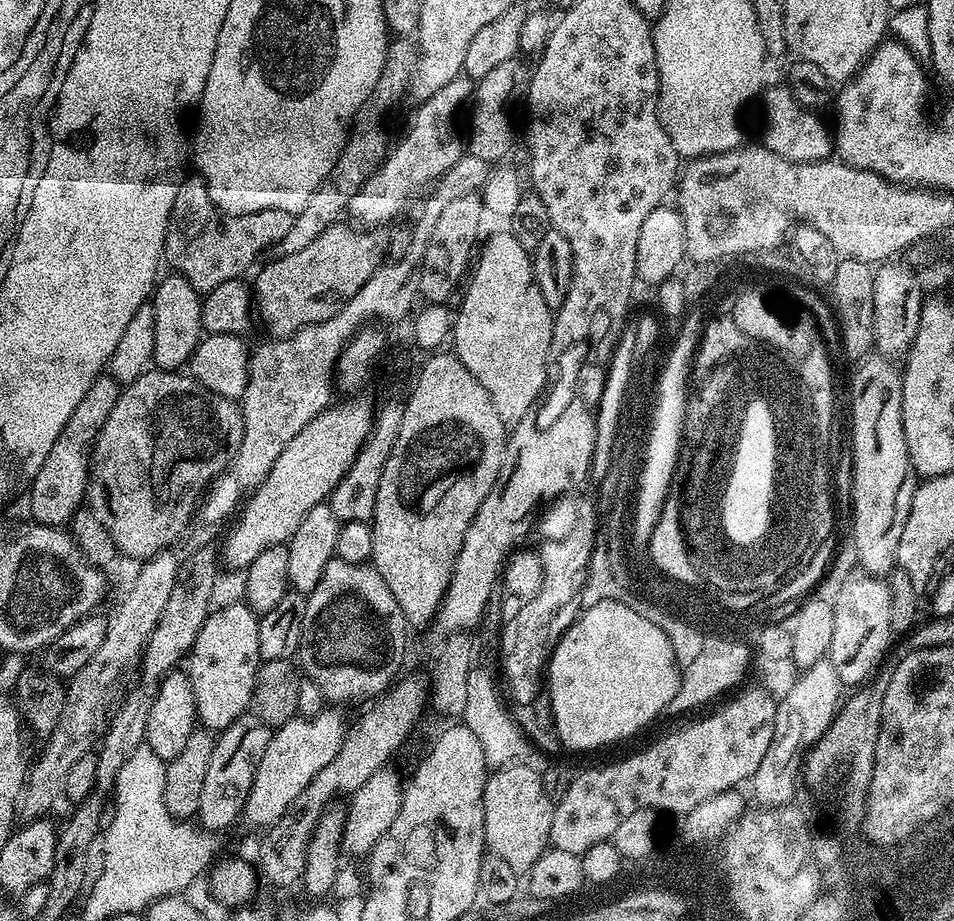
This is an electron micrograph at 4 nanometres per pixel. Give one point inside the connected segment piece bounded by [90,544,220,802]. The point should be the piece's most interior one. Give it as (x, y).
(172, 639)

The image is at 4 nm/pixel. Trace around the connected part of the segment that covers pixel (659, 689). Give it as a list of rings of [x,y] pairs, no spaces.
[[[605,600],[598,602],[596,606],[590,606],[589,609],[579,613],[580,617],[565,630],[557,639],[555,648],[552,650],[550,659],[546,665],[546,696],[550,704],[560,704],[560,716],[554,721],[554,728],[568,728],[568,736],[576,736],[576,750],[586,750],[586,748],[604,748],[611,740],[624,740],[627,736],[635,734],[639,728],[644,728],[656,715],[663,713],[668,707],[668,703],[675,694],[678,693],[681,682],[681,665],[677,664],[674,658],[674,650],[670,646],[670,638],[658,626],[648,624],[648,620],[629,607],[622,606],[621,603]]]

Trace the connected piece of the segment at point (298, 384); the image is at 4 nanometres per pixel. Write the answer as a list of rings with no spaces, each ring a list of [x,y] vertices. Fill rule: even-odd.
[[[466,152],[431,187],[431,194],[425,200],[418,220],[411,227],[412,243],[404,258],[383,263],[350,302],[326,322],[303,327],[284,339],[266,340],[266,343],[251,351],[247,386],[240,399],[243,414],[242,444],[230,465],[240,491],[255,491],[269,476],[271,466],[274,466],[278,455],[282,454],[295,434],[329,407],[333,399],[331,396],[332,388],[334,392],[337,358],[341,356],[341,350],[348,341],[366,325],[400,320],[415,309],[415,300],[420,296],[421,260],[425,256],[426,246],[429,245],[439,215],[453,199],[483,189],[491,169],[491,163]]]

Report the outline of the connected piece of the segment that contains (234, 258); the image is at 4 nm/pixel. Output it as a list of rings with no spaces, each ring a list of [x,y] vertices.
[[[198,174],[185,175],[184,179],[180,181],[178,186],[178,195],[174,198],[174,206],[172,207],[172,213],[168,219],[168,229],[166,230],[166,238],[164,239],[164,254],[163,259],[166,261],[173,273],[182,278],[186,278],[186,282],[190,282],[190,286],[194,286],[194,290],[201,294],[206,294],[210,290],[214,290],[214,286],[222,286],[222,282],[230,282],[231,280],[239,280],[245,274],[244,271],[263,254],[267,248],[275,249],[280,245],[286,238],[286,234],[290,234],[290,226],[294,219],[293,213],[287,212],[286,210],[258,210],[254,214],[242,214],[241,216],[231,216],[225,212],[220,212],[214,206],[214,202],[210,198],[210,190],[206,186],[206,182]]]

